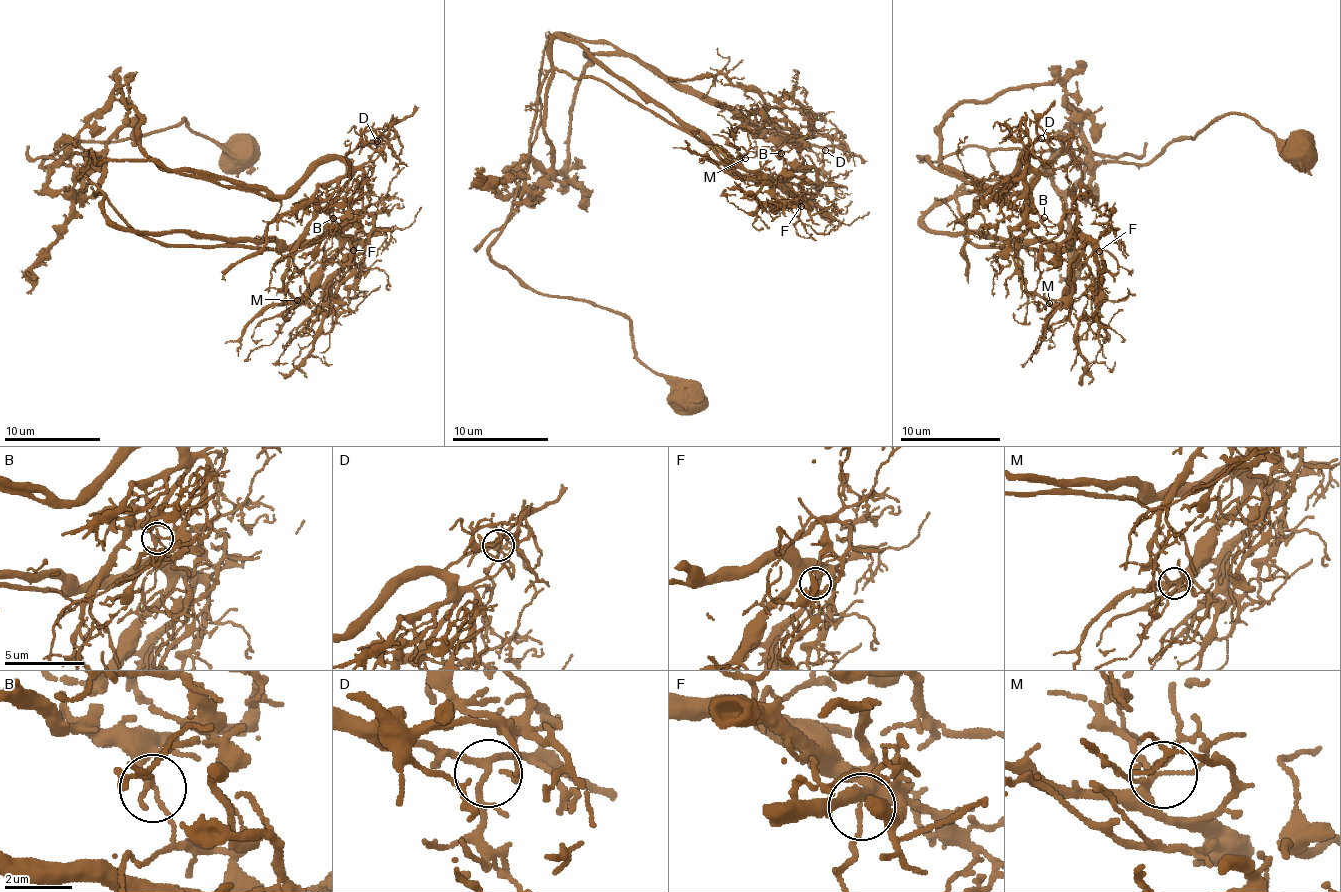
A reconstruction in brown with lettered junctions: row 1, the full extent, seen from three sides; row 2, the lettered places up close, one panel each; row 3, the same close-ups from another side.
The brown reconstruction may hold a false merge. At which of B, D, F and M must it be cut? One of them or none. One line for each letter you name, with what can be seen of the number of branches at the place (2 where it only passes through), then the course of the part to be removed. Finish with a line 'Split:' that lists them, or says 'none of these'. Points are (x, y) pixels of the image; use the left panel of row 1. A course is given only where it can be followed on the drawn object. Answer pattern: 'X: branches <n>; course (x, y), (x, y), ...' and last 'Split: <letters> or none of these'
B: branches 3; course (333, 218), (350, 170), (336, 158), (261, 194), (26, 146)
Split: B

